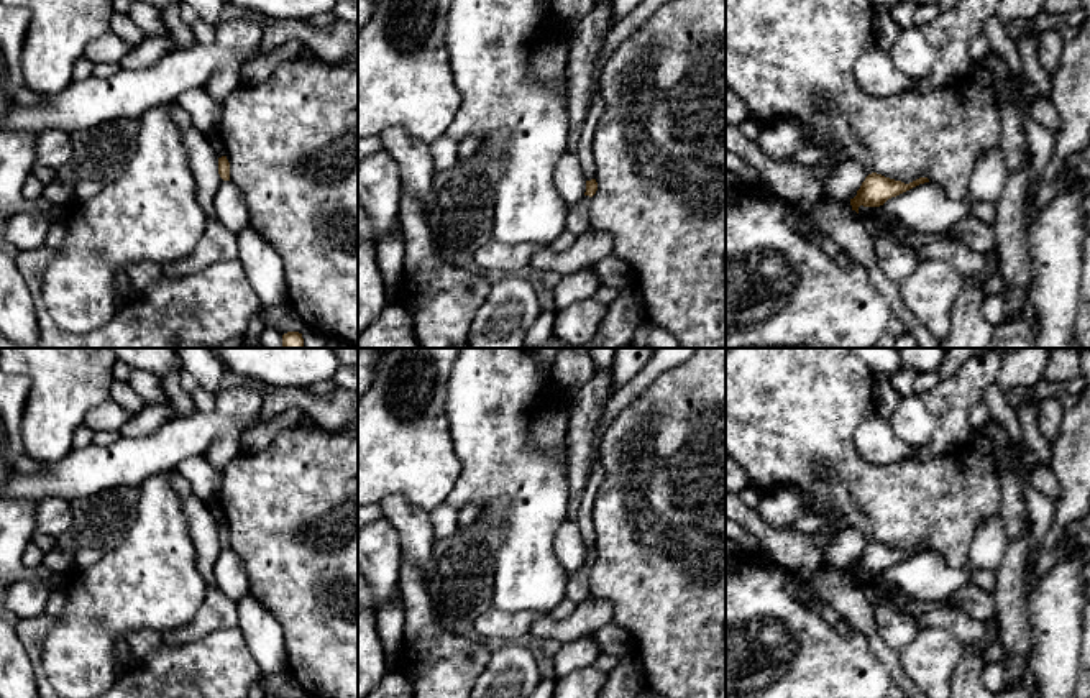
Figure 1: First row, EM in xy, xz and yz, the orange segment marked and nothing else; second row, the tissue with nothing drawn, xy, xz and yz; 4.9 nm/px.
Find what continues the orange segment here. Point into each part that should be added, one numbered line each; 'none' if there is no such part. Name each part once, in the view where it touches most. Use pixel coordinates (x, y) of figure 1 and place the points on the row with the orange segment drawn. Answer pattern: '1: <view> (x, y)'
none

